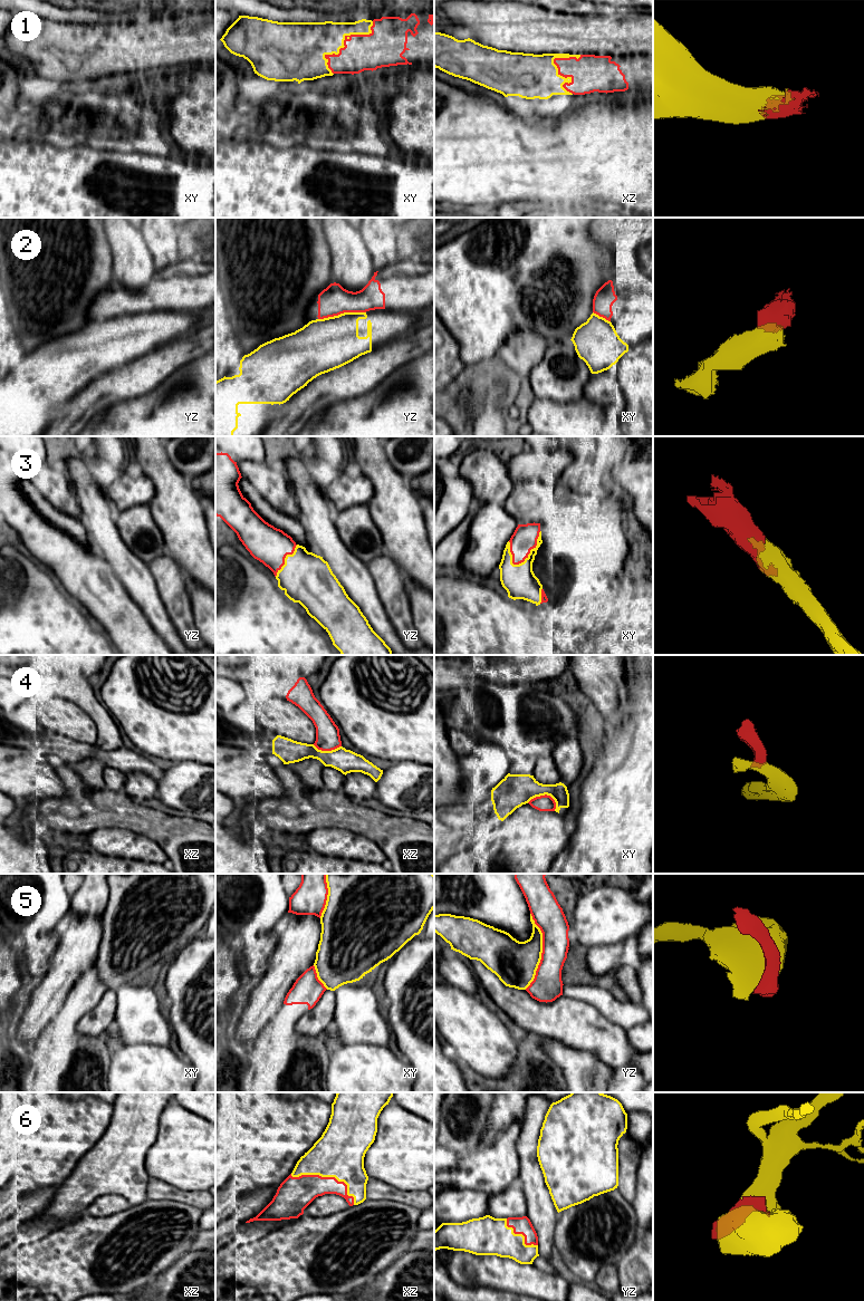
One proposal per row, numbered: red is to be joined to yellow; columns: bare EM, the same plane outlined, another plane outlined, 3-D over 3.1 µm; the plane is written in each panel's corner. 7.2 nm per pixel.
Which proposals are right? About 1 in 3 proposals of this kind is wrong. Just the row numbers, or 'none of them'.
1, 3, 5, 6

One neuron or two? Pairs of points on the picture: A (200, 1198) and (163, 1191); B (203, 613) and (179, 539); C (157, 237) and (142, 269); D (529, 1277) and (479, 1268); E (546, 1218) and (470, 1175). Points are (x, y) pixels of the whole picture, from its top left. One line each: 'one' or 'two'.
A: one
B: two
C: two
D: one
E: two

